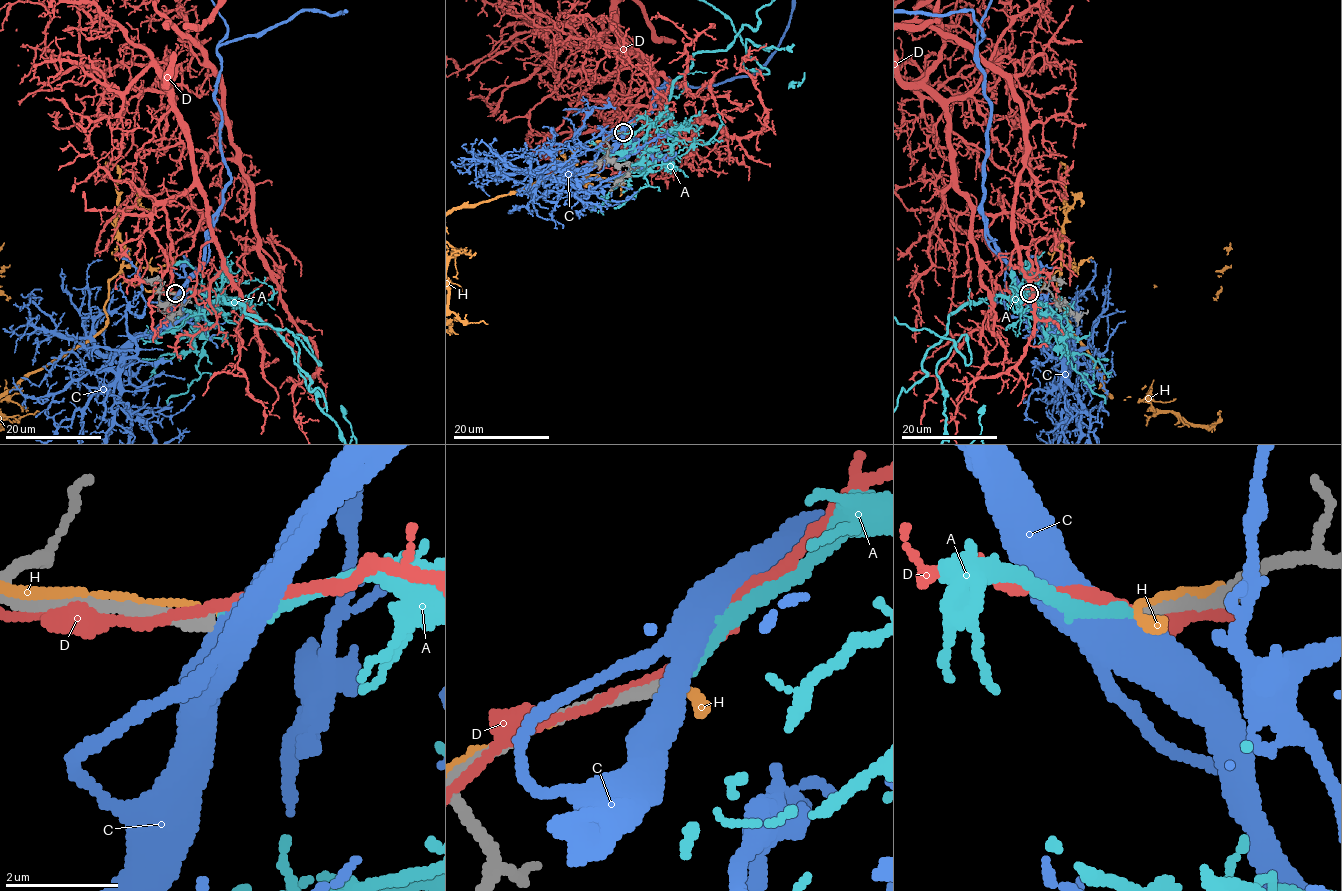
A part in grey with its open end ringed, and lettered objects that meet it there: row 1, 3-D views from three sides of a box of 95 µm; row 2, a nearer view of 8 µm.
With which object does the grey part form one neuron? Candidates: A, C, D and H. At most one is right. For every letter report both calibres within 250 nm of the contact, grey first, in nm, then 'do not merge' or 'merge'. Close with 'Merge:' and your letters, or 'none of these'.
A: 220 nm thick on the grey side, 220 nm on the other; merge
C: 240 nm thick on the grey side, 440 nm on the other; do not merge
D: 220 nm thick on the grey side, 320 nm on the other; do not merge
H: 220 nm thick on the grey side, 110 nm on the other; do not merge
Merge: A

